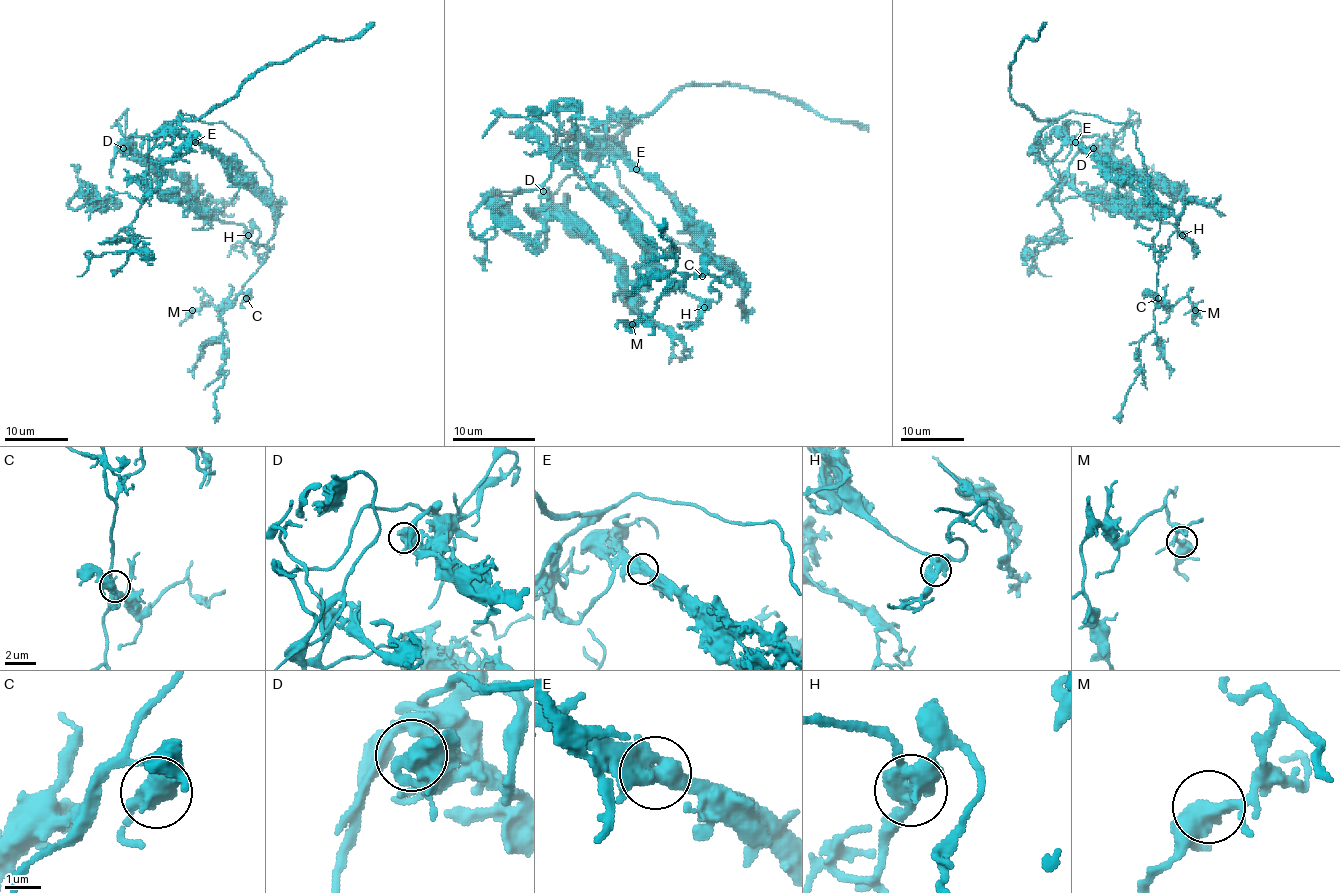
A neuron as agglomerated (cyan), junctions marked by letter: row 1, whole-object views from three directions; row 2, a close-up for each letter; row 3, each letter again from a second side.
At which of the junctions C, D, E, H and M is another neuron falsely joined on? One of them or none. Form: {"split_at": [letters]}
{"split_at": []}

